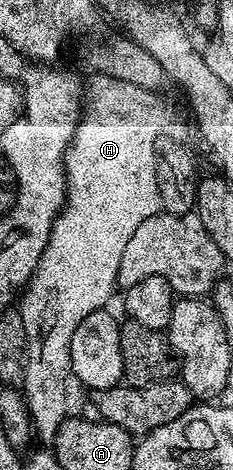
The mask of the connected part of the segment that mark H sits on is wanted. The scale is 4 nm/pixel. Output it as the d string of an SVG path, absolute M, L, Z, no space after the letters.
M103 73L94 77L84 87L81 118L65 150L65 205L53 221L39 264L20 295L19 309L25 329L23 393L29 409L29 425L41 444L52 443L59 424L63 424L70 413L69 390L65 385L71 382L71 336L75 336L75 328L79 328L91 312L110 305L109 297L117 286L117 273L127 240L131 240L135 228L139 228L143 220L161 210L155 169L157 137L165 122L161 96Z

